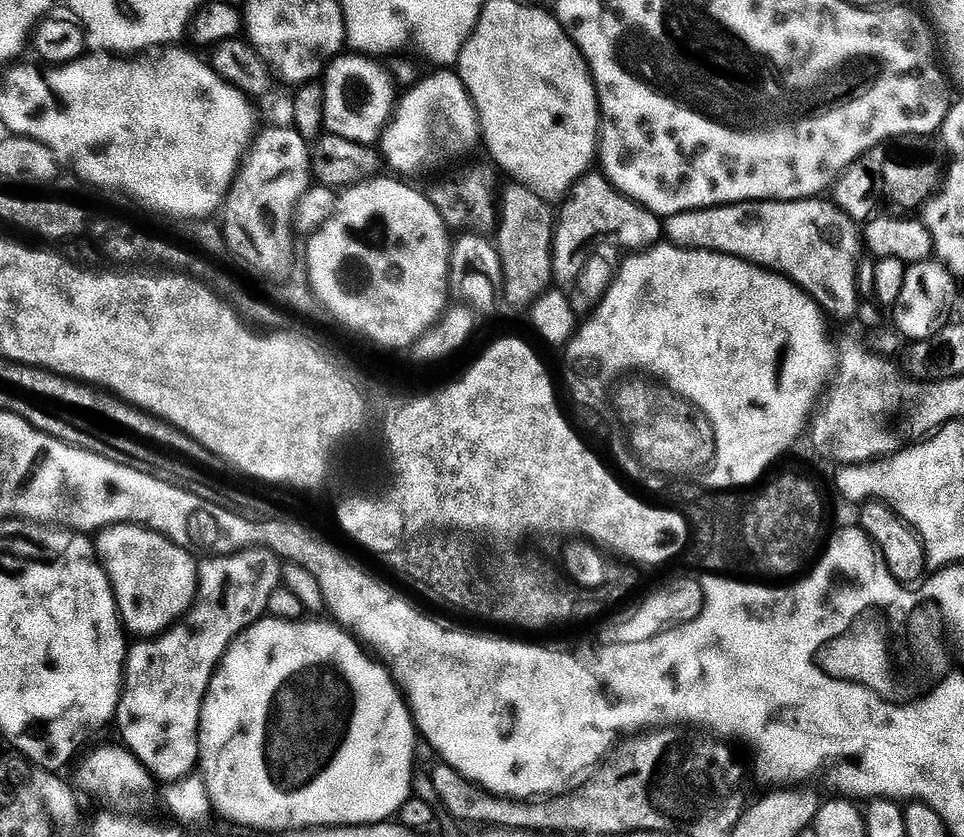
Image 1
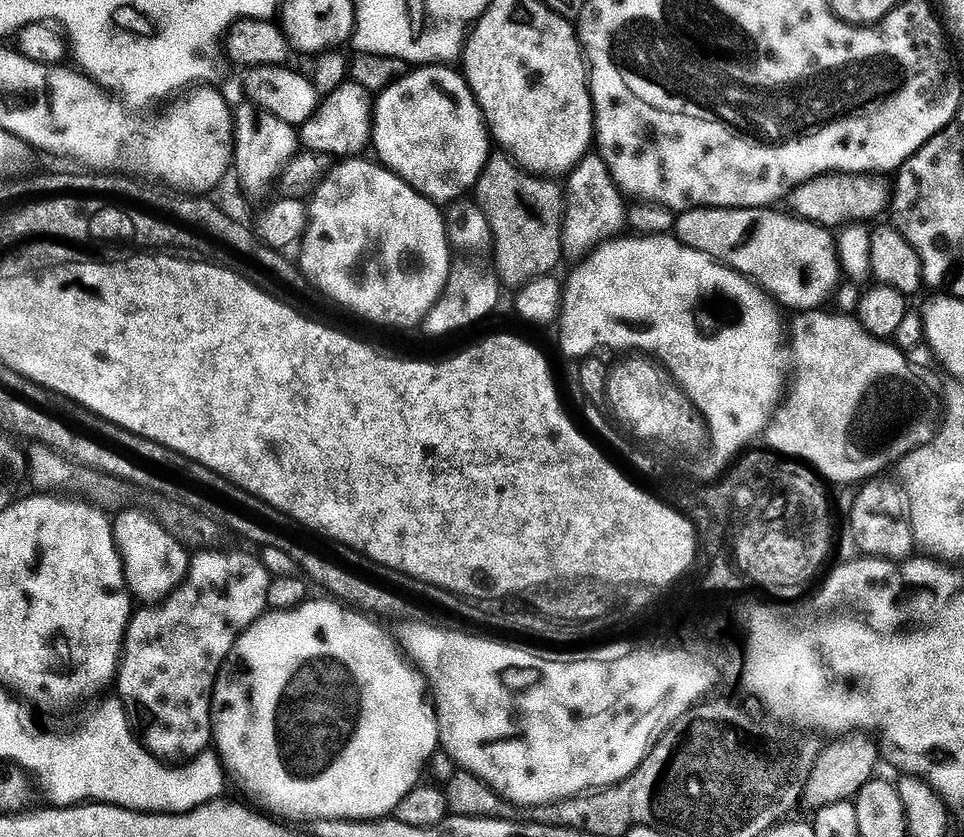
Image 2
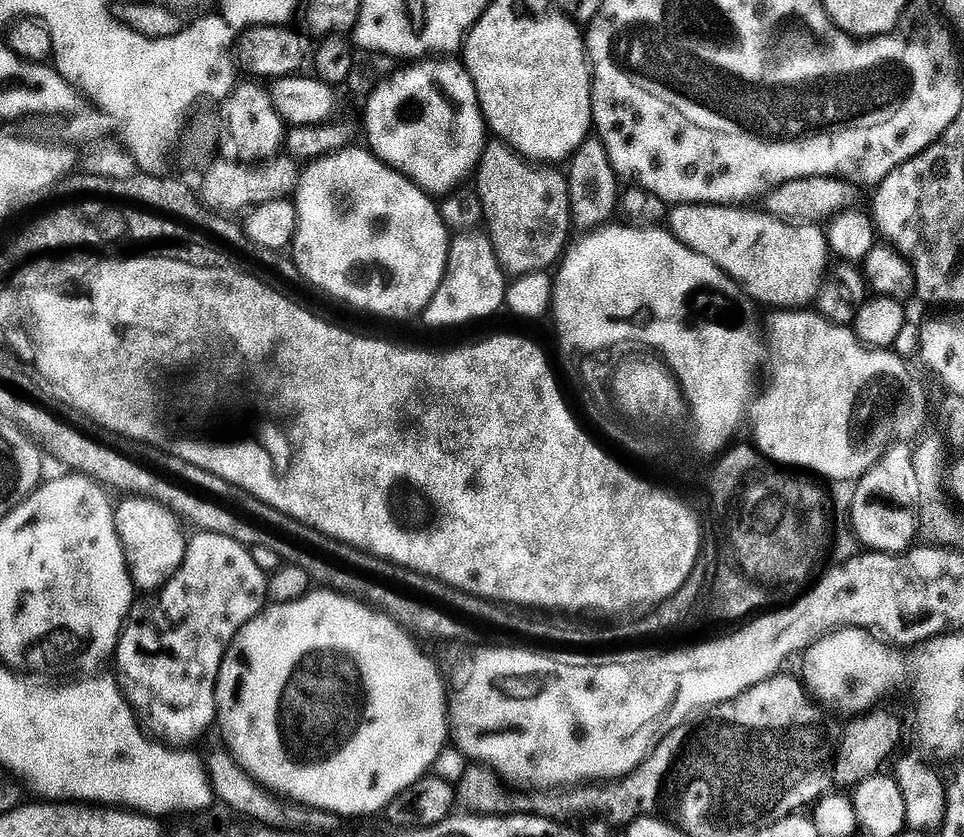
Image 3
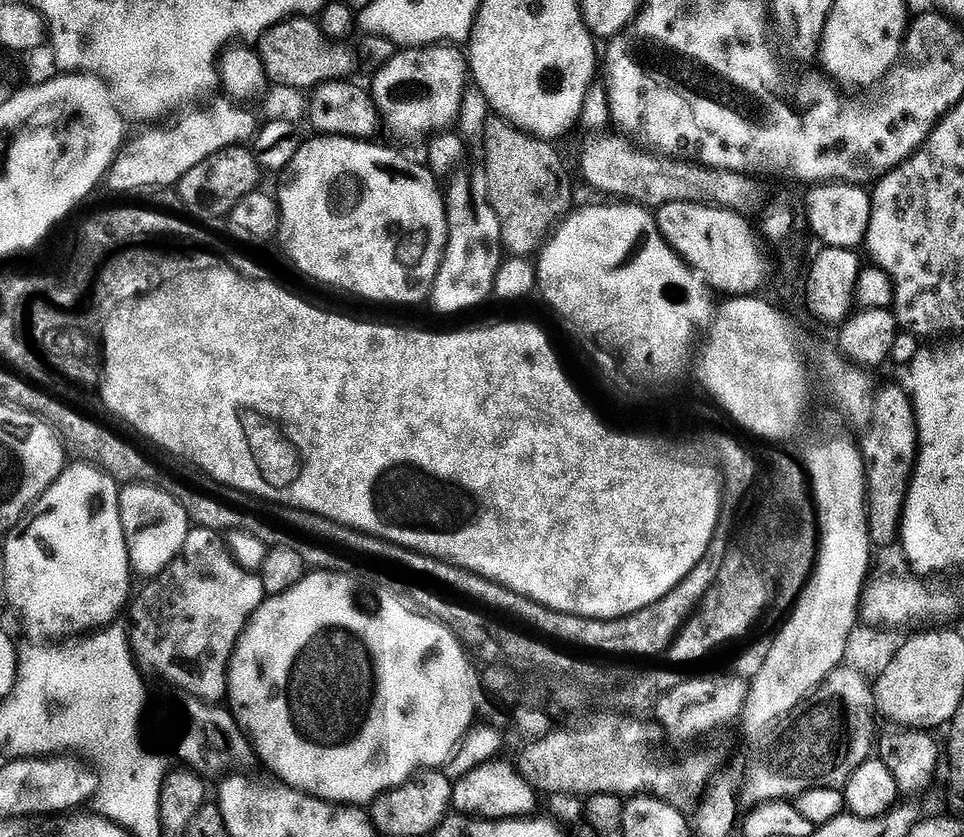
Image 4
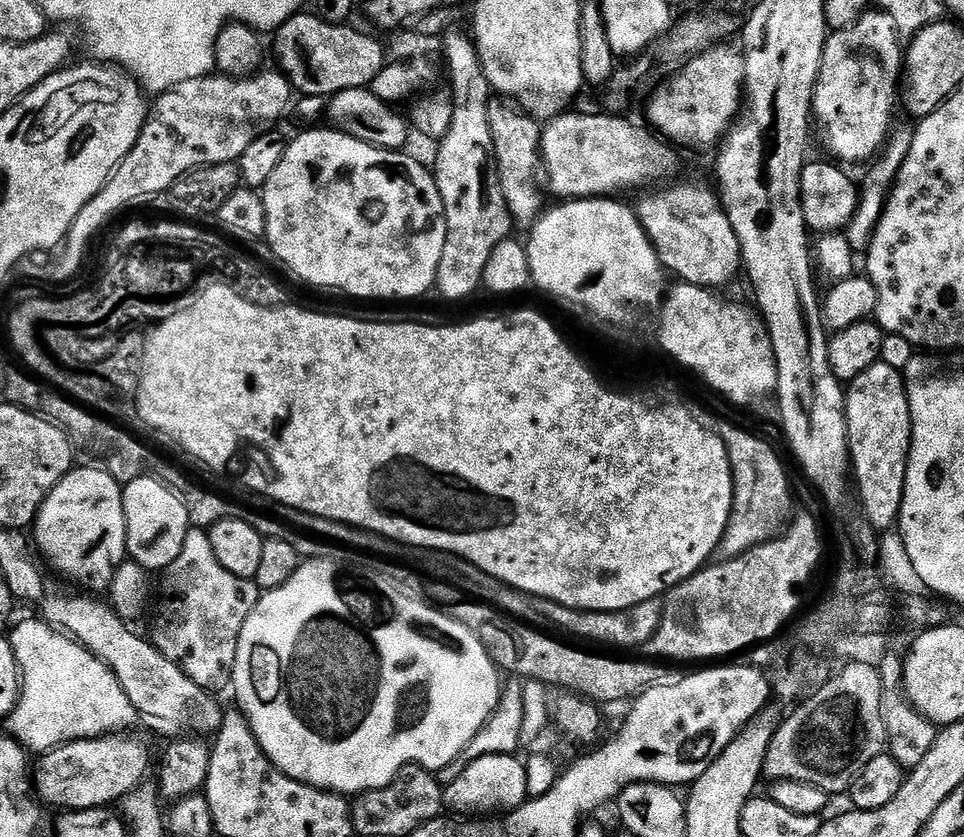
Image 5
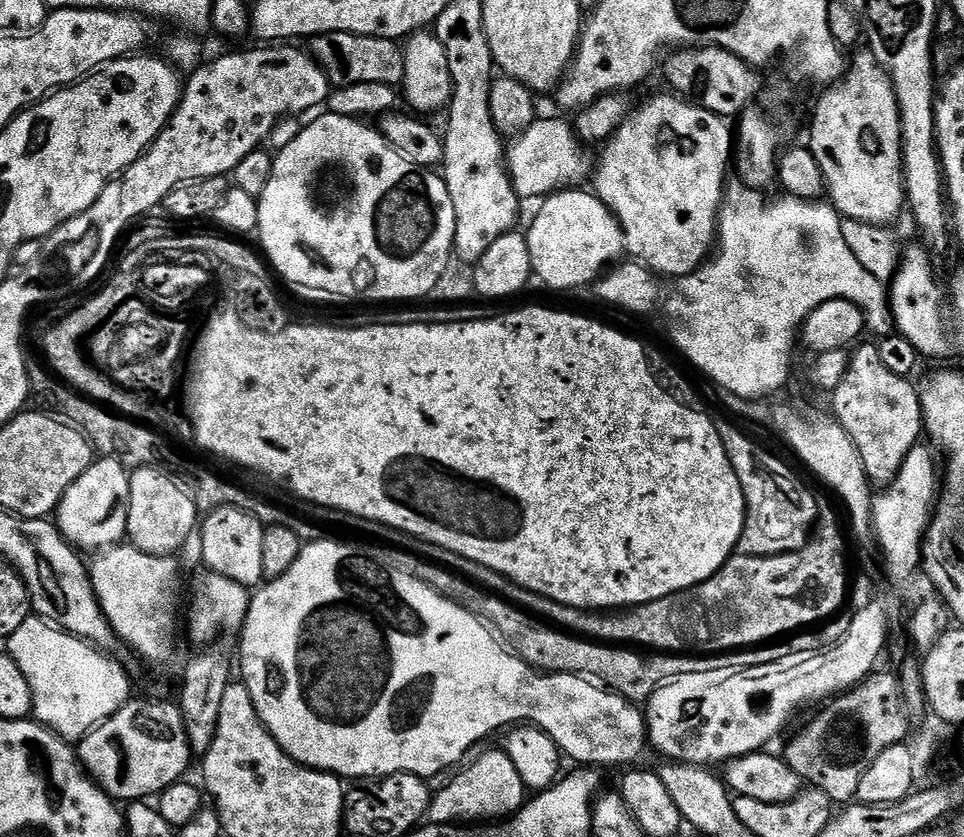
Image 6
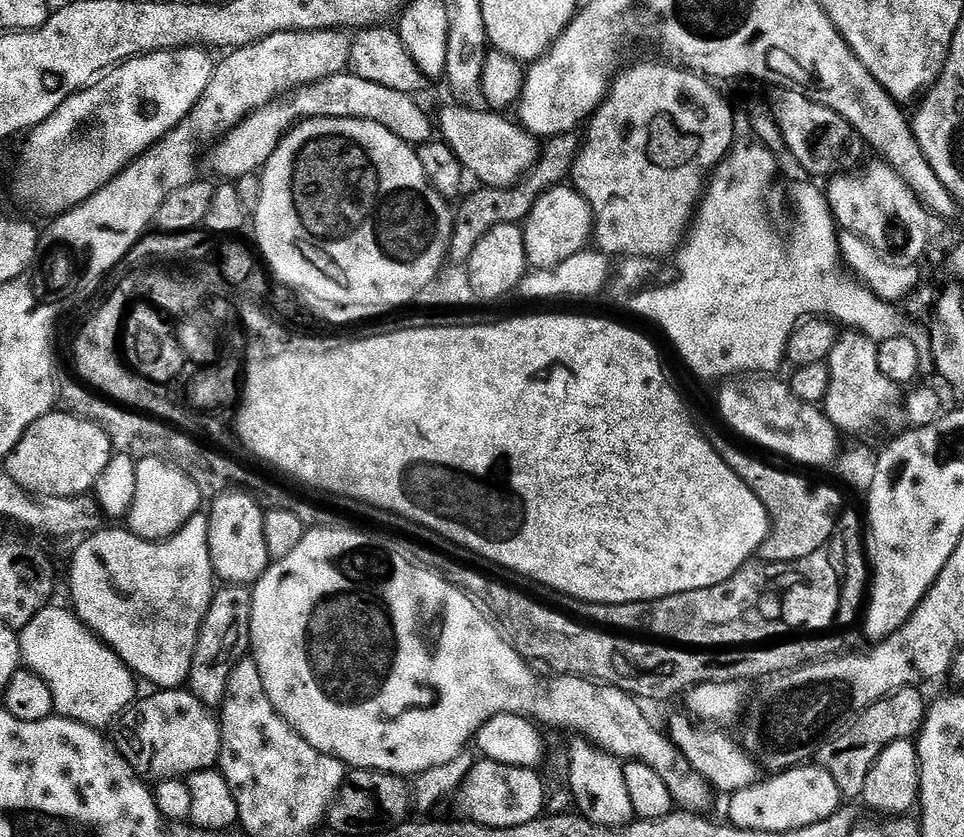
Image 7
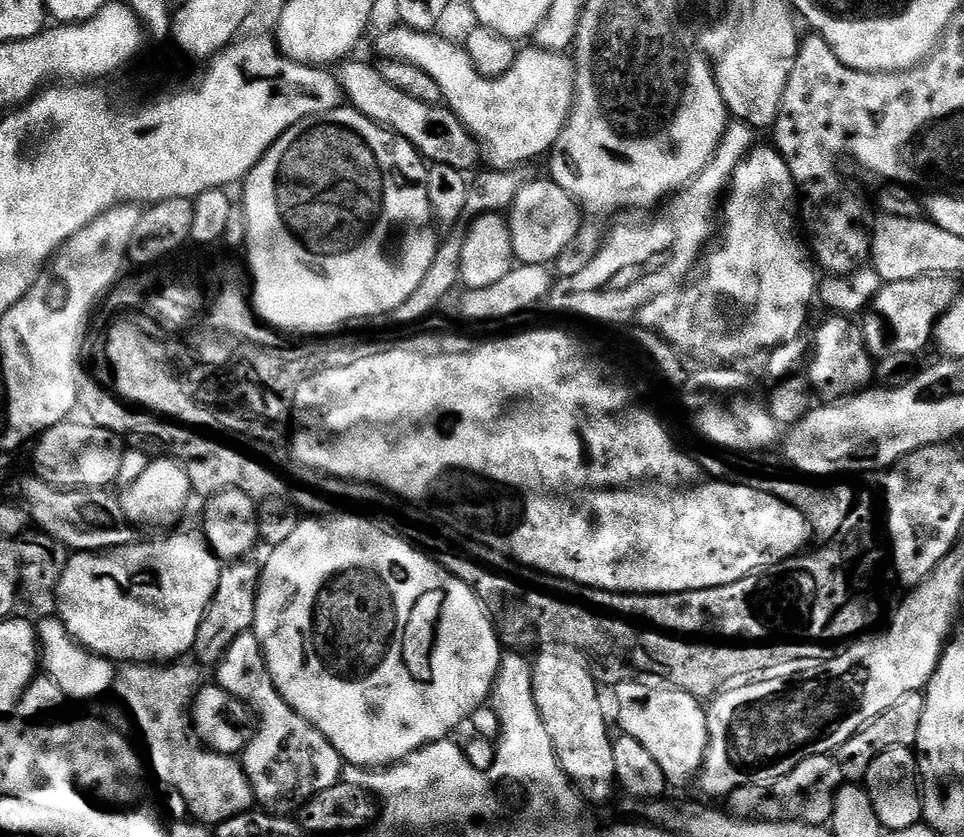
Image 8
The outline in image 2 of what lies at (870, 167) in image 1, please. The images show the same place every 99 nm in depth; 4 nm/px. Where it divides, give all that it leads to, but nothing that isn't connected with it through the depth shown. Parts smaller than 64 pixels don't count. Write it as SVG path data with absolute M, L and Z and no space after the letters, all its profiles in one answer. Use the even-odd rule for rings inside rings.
M828 173L817 176L793 189L790 197L793 213L821 227L837 228L849 224L864 224L882 213L892 198L892 189L881 177L863 173Z

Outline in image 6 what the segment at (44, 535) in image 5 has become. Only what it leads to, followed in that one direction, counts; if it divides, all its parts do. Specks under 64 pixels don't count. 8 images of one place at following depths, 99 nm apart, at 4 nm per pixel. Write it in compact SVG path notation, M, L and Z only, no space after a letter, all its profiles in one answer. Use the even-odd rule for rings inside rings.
M111 458L97 459L70 486L54 513L55 523L65 540L77 550L96 548L103 550L119 545L128 530L128 499L130 498L130 472Z

